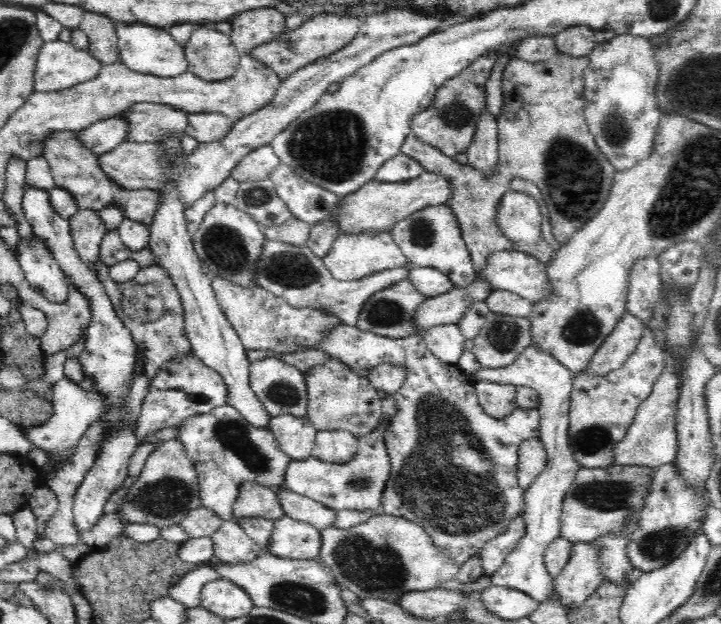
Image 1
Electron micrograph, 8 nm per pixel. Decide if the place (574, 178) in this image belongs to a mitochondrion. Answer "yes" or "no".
yes

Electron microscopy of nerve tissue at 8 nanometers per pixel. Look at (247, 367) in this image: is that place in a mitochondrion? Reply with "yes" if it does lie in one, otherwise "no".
no

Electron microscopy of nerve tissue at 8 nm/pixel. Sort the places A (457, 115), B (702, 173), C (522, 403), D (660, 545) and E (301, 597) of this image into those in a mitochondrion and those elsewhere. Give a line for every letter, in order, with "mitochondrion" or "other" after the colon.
A: mitochondrion
B: mitochondrion
C: other
D: mitochondrion
E: mitochondrion

